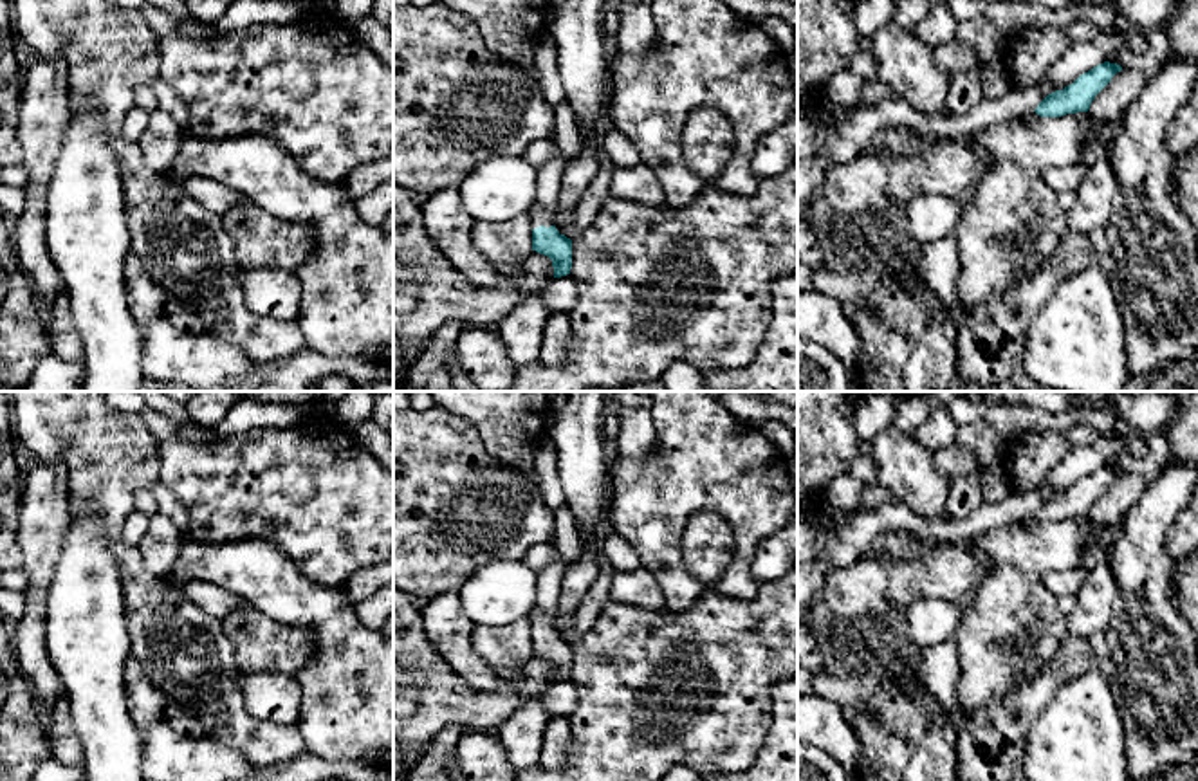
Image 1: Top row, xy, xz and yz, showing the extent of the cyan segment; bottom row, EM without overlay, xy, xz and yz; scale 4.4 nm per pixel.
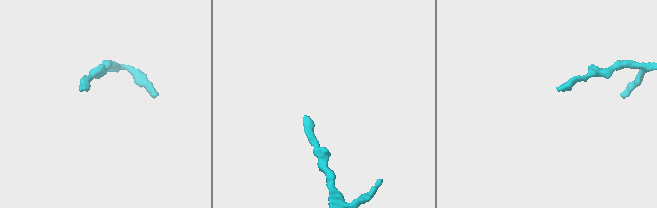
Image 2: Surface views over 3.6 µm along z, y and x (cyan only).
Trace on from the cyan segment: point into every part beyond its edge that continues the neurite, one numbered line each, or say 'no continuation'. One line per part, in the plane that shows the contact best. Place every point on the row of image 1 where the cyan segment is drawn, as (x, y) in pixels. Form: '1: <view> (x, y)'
1: xz (538, 217)

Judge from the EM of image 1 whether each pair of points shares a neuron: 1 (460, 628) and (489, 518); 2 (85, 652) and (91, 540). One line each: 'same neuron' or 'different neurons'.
1: different neurons
2: same neuron

